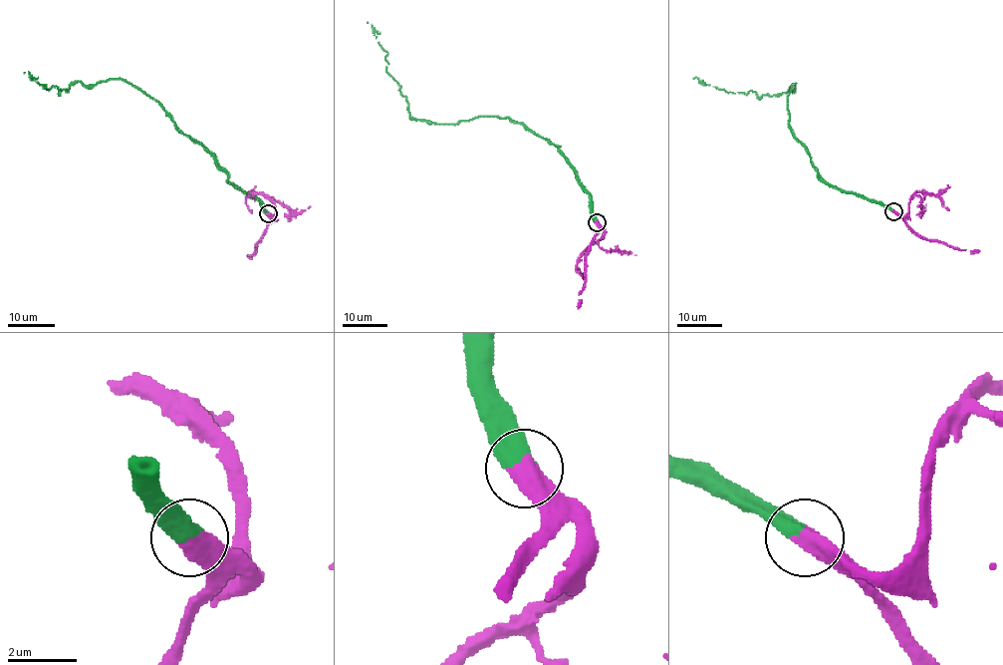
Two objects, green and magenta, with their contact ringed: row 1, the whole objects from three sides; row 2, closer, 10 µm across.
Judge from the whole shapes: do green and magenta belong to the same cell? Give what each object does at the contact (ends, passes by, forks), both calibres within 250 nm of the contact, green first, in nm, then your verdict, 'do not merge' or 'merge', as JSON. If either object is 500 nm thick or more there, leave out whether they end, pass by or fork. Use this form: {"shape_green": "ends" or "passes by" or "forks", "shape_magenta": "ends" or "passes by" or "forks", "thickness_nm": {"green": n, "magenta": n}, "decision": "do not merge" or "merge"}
{"thickness_nm": {"green": 550, "magenta": 700}, "decision": "merge"}

